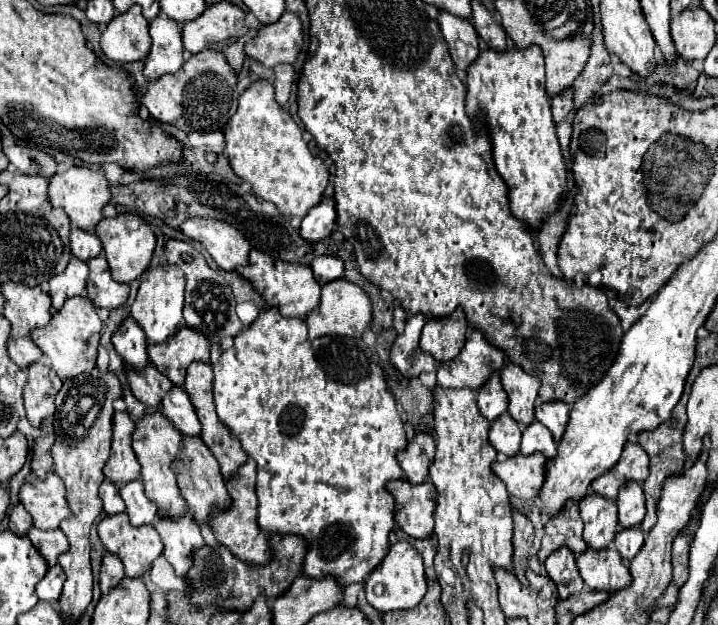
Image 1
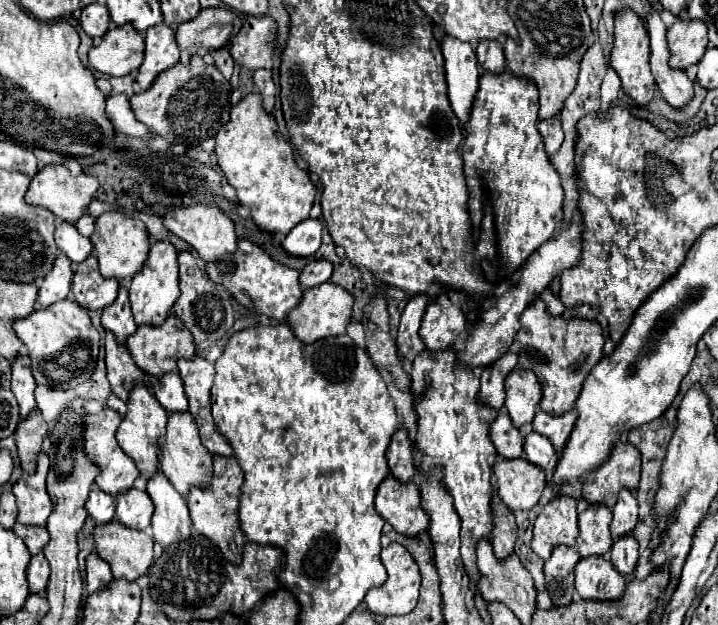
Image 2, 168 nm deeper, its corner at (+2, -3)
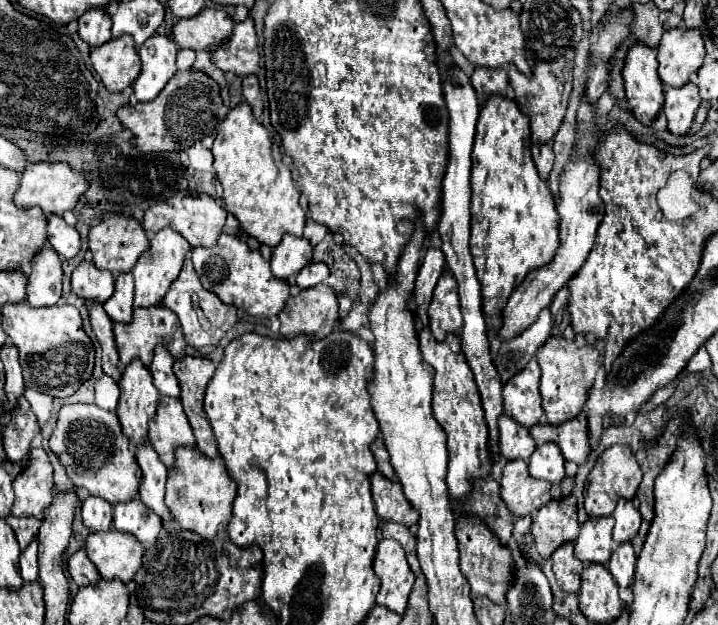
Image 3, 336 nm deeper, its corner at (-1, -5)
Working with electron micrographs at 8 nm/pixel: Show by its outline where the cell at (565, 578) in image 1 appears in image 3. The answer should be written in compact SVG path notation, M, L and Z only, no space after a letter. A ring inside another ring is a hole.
M567 542L555 550L551 556L553 560L553 574L557 578L557 584L561 586L563 592L567 594L577 594L579 584L581 584L581 572L583 572L583 562L579 562L573 554L575 544Z

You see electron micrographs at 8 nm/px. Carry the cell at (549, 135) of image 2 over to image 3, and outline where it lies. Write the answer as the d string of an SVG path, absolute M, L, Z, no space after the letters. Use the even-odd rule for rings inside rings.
M545 142L545 144L533 144L533 146L531 146L531 152L533 152L535 166L537 166L537 170L539 170L539 176L541 176L543 180L547 180L547 176L549 176L549 172L551 172L551 166L553 166L553 158L555 158L553 146L551 146L549 142Z

